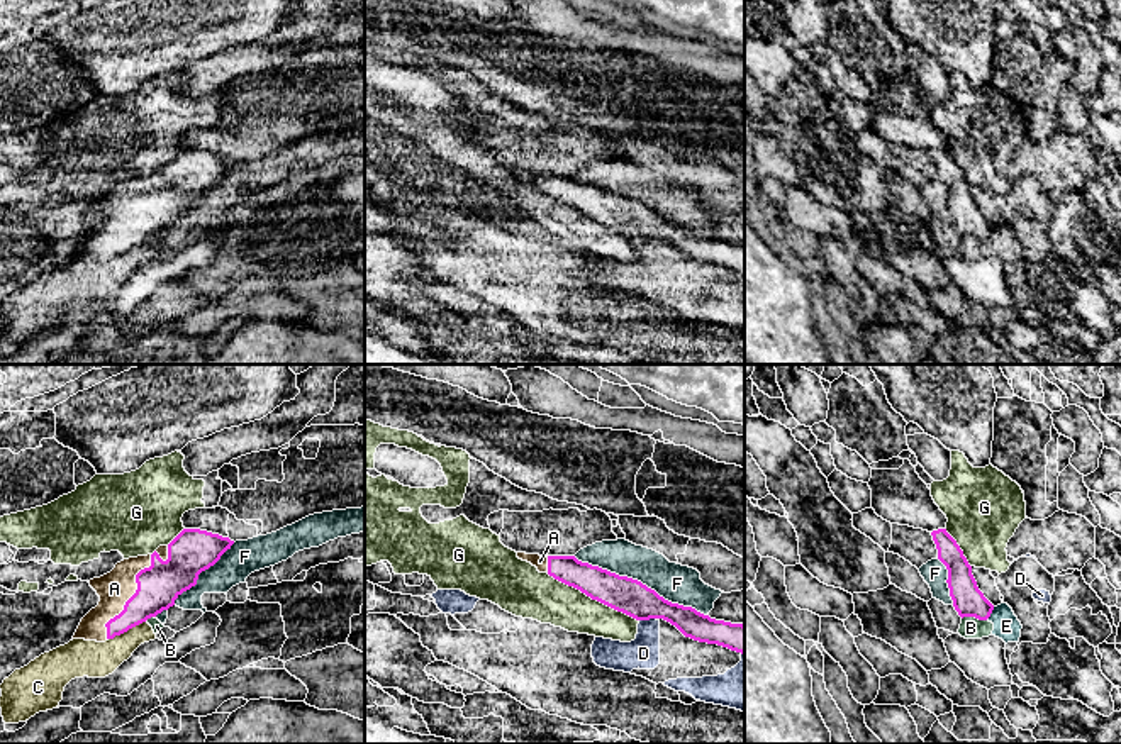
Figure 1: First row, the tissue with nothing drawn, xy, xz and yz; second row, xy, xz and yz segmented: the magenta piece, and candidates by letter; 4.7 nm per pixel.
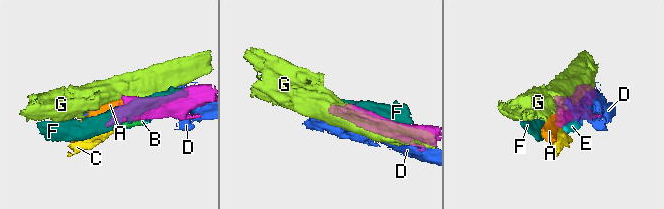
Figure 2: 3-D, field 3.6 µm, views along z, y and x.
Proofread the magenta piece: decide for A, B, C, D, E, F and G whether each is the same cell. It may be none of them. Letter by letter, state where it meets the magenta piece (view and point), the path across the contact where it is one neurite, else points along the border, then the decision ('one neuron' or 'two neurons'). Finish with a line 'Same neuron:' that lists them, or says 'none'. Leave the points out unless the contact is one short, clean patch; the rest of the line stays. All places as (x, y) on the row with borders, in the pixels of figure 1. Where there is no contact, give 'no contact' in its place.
A: contact xy (131, 597); one neuron
B: contact yz (974, 616); two neurons
C: contact xy (126, 631); border xy (145, 621), (109, 639); two neurons
D: contact xz (646, 619); two neurons
E: contact yz (991, 612); two neurons
F: contact xz (640, 582); two neurons
G: contact xz (592, 599); two neurons
Same neuron: A

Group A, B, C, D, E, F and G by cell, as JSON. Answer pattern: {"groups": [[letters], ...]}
{"groups": [["A"], ["B", "C", "D", "E"], ["F"], ["G"]]}

